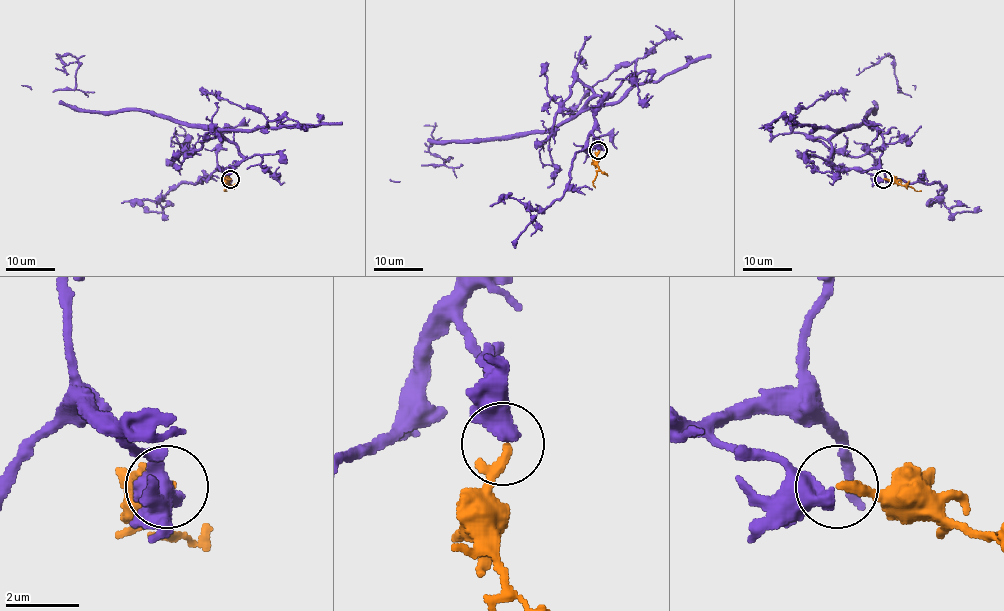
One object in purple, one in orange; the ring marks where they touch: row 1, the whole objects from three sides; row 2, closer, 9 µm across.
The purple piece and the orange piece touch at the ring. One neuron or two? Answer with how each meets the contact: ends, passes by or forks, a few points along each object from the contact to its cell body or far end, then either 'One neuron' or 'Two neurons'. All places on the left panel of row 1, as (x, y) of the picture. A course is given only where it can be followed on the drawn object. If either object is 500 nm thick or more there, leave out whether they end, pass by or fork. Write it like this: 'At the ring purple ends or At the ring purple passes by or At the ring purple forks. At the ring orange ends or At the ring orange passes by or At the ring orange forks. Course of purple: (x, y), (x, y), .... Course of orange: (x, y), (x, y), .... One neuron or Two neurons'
Course of purple: (230, 178), (242, 155), (212, 129), (79, 111), (62, 90), (78, 60), (55, 68). Course of orange: (230, 178), (226, 191). One neuron

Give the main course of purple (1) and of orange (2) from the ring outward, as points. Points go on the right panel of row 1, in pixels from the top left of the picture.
1: (883, 178), (840, 170), (829, 160), (829, 140), (898, 89), (891, 55), (859, 68)
2: (883, 178), (895, 180), (921, 191)

